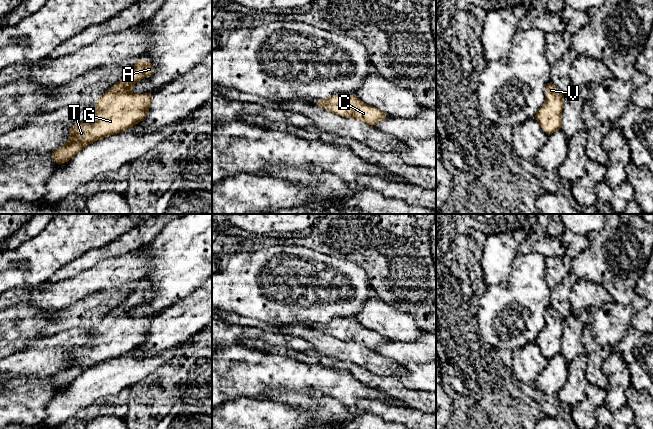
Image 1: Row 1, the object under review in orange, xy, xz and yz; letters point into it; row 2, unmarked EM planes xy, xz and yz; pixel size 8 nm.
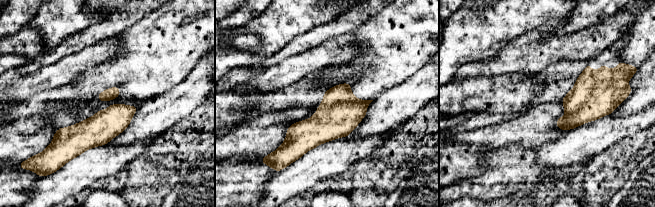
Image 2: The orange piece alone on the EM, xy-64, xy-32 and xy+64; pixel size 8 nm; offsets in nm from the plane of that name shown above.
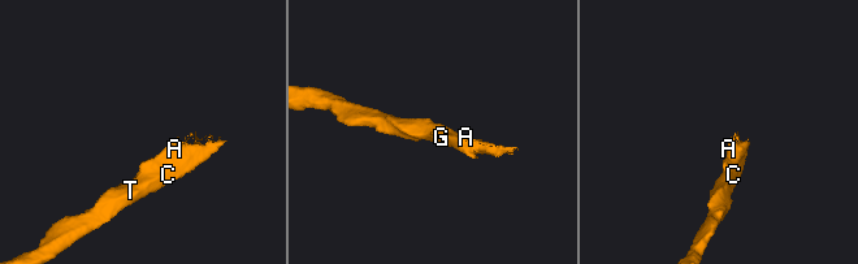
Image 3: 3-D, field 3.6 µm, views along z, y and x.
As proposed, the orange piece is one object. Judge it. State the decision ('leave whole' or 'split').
leave whole

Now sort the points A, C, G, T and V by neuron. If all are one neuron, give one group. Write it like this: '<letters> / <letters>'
A C G T V

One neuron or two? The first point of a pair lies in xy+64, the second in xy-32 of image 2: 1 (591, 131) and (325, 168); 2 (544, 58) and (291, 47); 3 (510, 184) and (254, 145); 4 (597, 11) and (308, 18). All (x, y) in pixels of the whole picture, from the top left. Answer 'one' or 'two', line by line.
1: one
2: two
3: two
4: two

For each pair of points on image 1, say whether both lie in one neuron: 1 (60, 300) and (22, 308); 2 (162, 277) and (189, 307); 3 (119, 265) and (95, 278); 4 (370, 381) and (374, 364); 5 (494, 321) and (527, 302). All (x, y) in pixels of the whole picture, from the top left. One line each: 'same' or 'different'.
1: different
2: different
3: same
4: different
5: same

